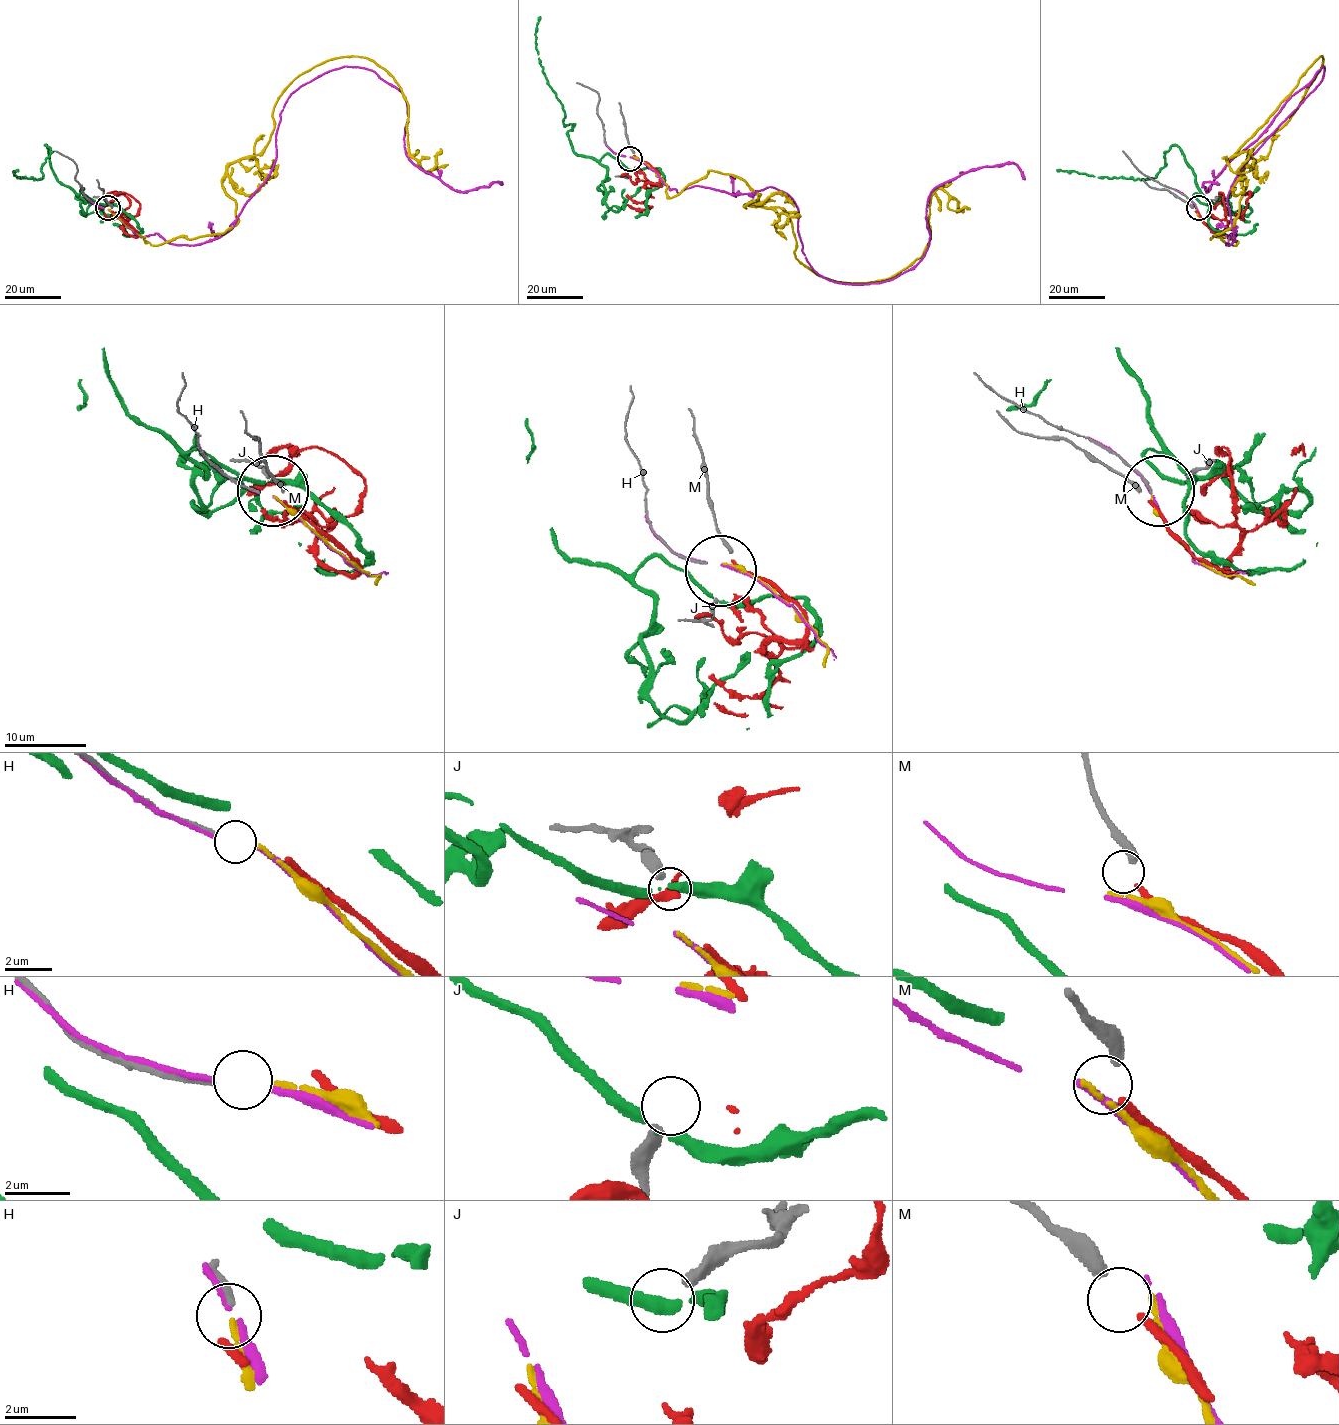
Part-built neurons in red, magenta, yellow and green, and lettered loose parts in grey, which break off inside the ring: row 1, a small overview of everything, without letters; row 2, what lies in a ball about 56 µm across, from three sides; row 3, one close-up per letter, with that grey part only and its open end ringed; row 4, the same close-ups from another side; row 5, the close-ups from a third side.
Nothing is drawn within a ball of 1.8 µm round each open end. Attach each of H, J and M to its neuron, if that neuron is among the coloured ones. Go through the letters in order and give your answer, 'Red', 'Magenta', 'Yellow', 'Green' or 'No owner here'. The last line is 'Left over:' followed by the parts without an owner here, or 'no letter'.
H: No owner here
J: No owner here
M: Red
Left over: H, J

